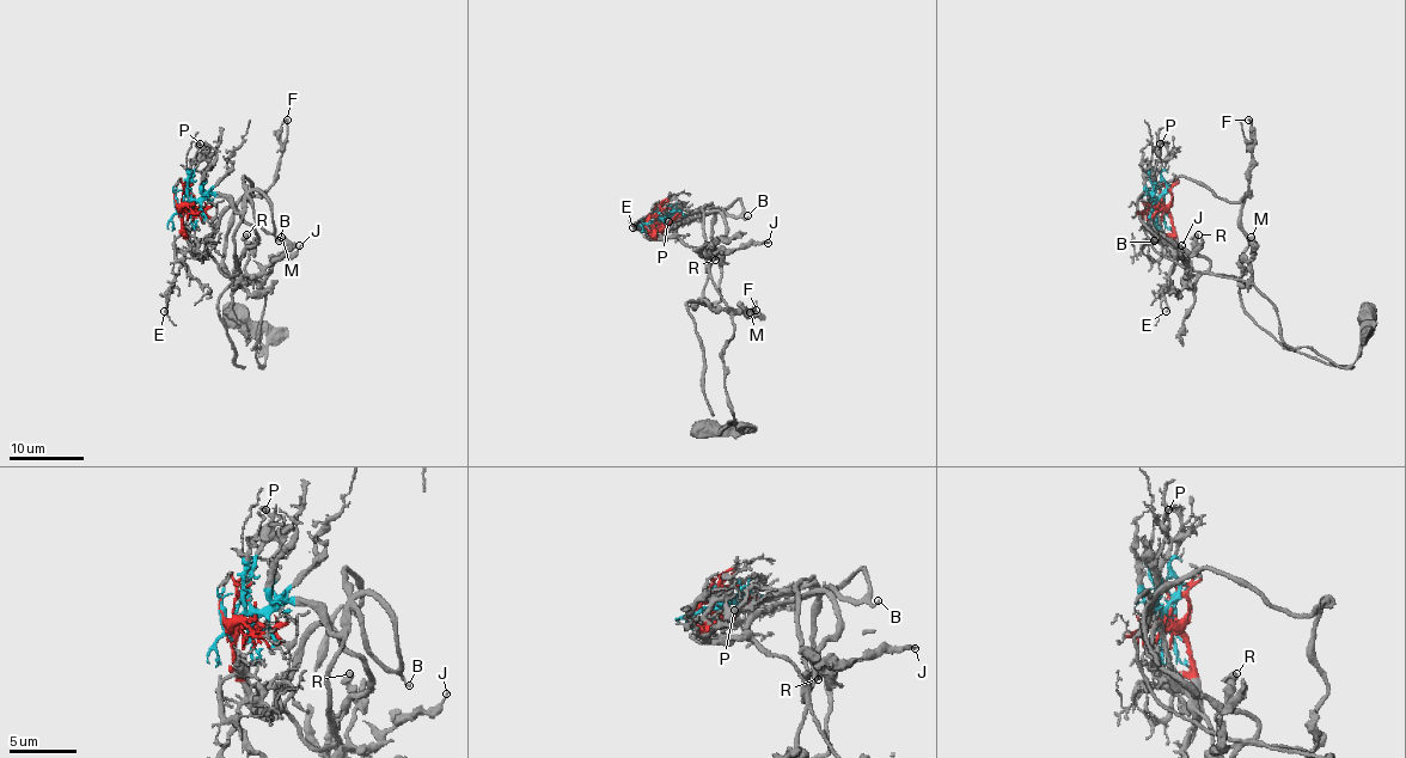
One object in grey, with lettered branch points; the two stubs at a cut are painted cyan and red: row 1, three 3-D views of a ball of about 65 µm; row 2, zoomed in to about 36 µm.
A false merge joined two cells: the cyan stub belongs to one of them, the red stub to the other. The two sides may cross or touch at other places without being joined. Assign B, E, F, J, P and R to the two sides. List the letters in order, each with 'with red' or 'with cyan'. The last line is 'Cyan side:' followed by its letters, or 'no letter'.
B: with cyan
E: with red
F: with cyan
J: with red
P: with cyan
R: with red
Cyan side: B, F, P

